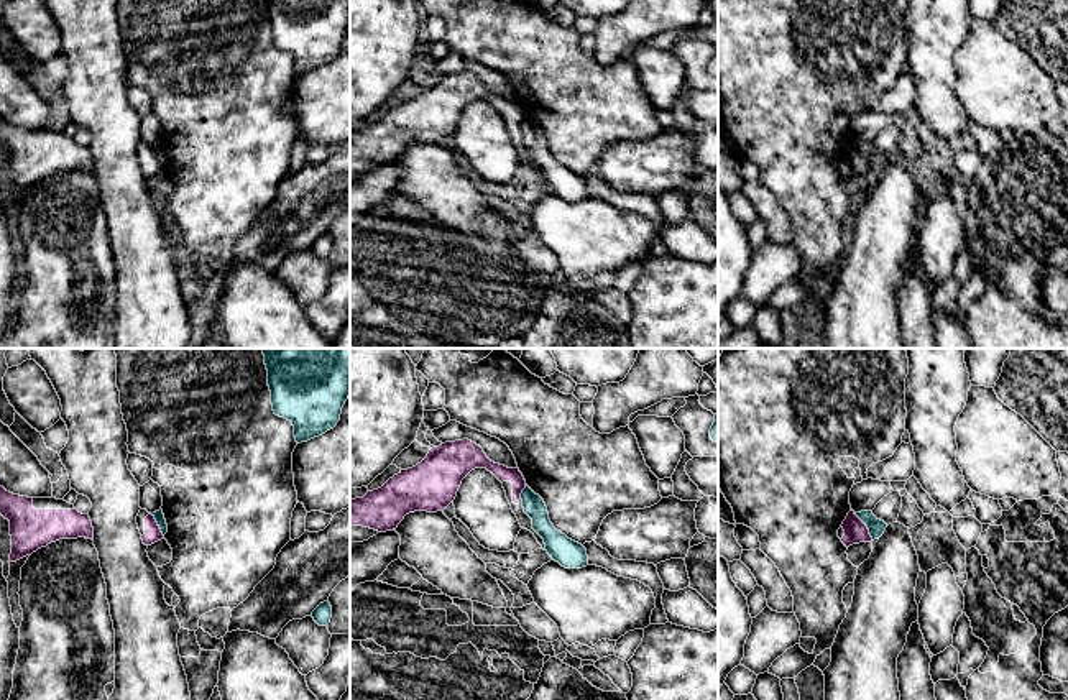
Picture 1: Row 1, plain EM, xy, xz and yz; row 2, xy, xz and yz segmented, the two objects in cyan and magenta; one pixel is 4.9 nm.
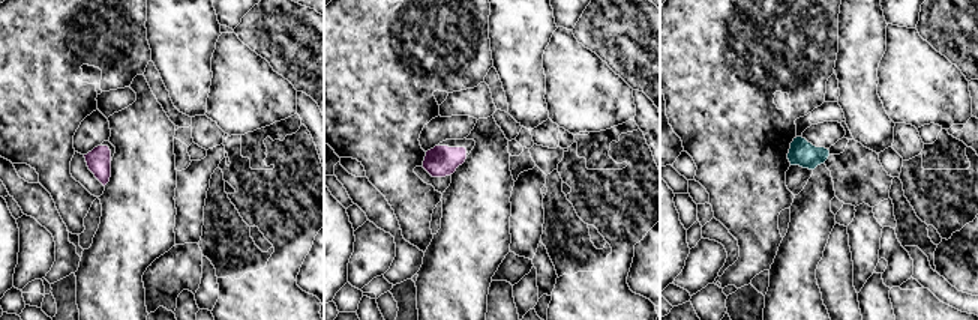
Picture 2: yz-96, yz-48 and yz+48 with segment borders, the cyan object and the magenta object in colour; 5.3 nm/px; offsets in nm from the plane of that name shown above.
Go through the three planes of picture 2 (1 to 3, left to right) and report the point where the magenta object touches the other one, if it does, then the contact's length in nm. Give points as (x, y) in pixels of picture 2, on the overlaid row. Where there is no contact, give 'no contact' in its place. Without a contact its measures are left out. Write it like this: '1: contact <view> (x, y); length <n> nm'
1: no contact
2: no contact
3: no contact

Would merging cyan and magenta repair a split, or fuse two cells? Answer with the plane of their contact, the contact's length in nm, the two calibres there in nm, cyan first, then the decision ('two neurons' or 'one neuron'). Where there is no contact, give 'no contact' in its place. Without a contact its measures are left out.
contact in yz; length 160 nm; calibres 80 and 110 nm; two neurons

